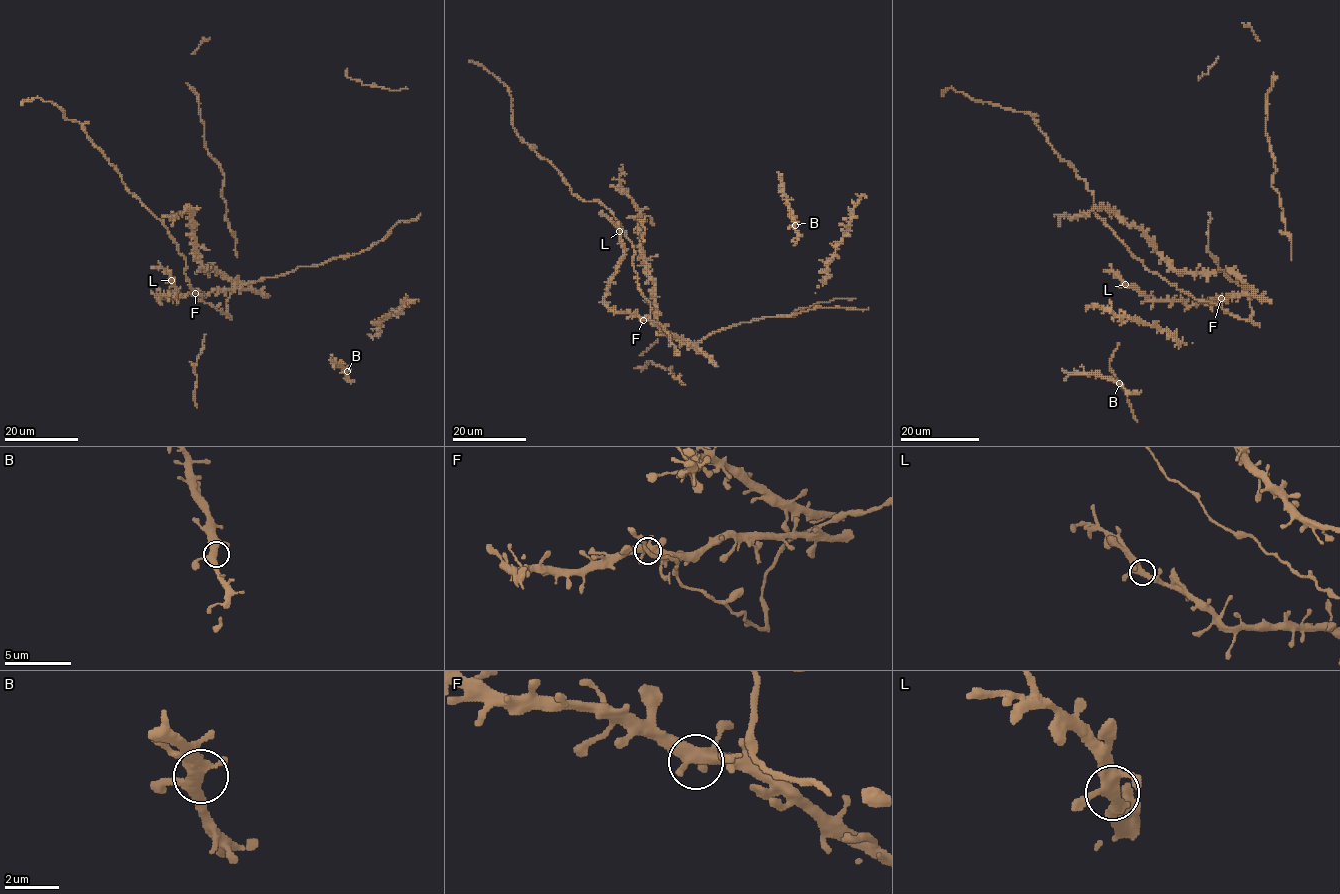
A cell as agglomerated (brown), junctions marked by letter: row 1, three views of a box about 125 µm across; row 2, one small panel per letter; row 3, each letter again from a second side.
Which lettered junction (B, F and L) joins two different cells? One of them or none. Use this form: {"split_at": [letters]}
{"split_at": []}

